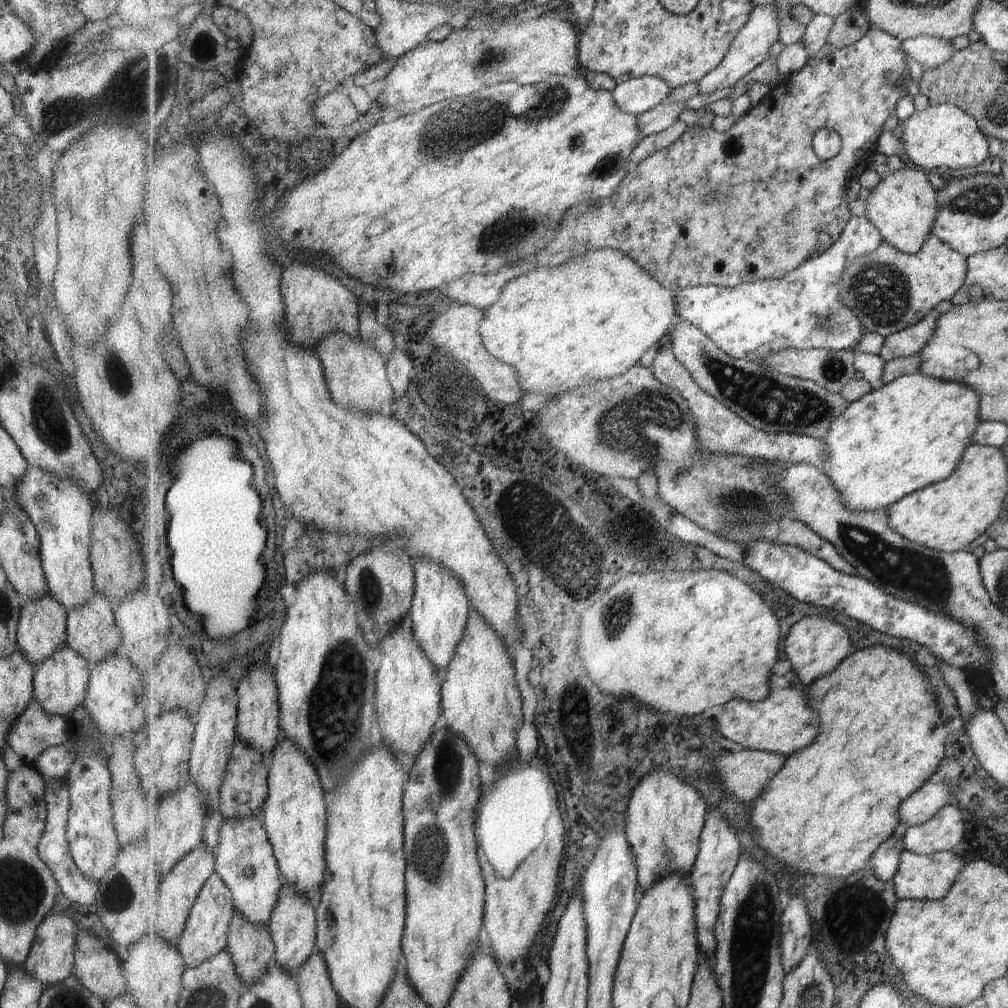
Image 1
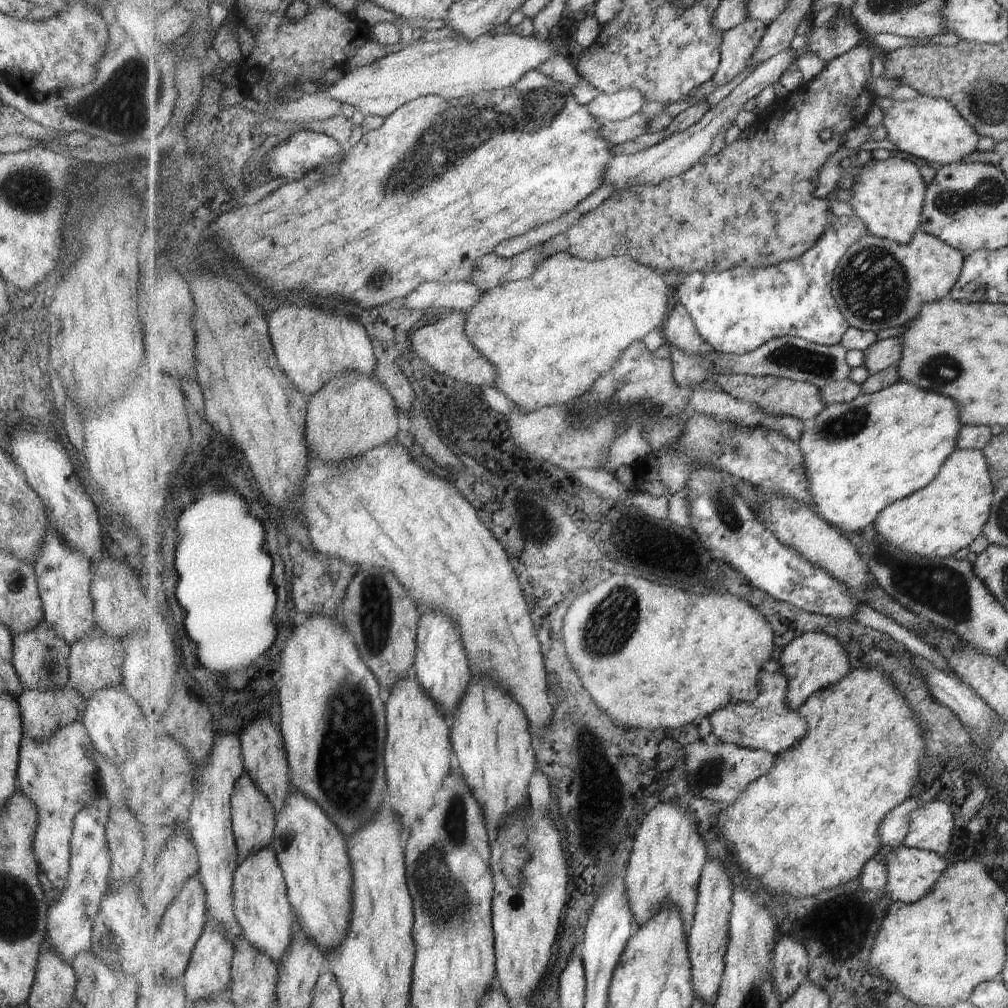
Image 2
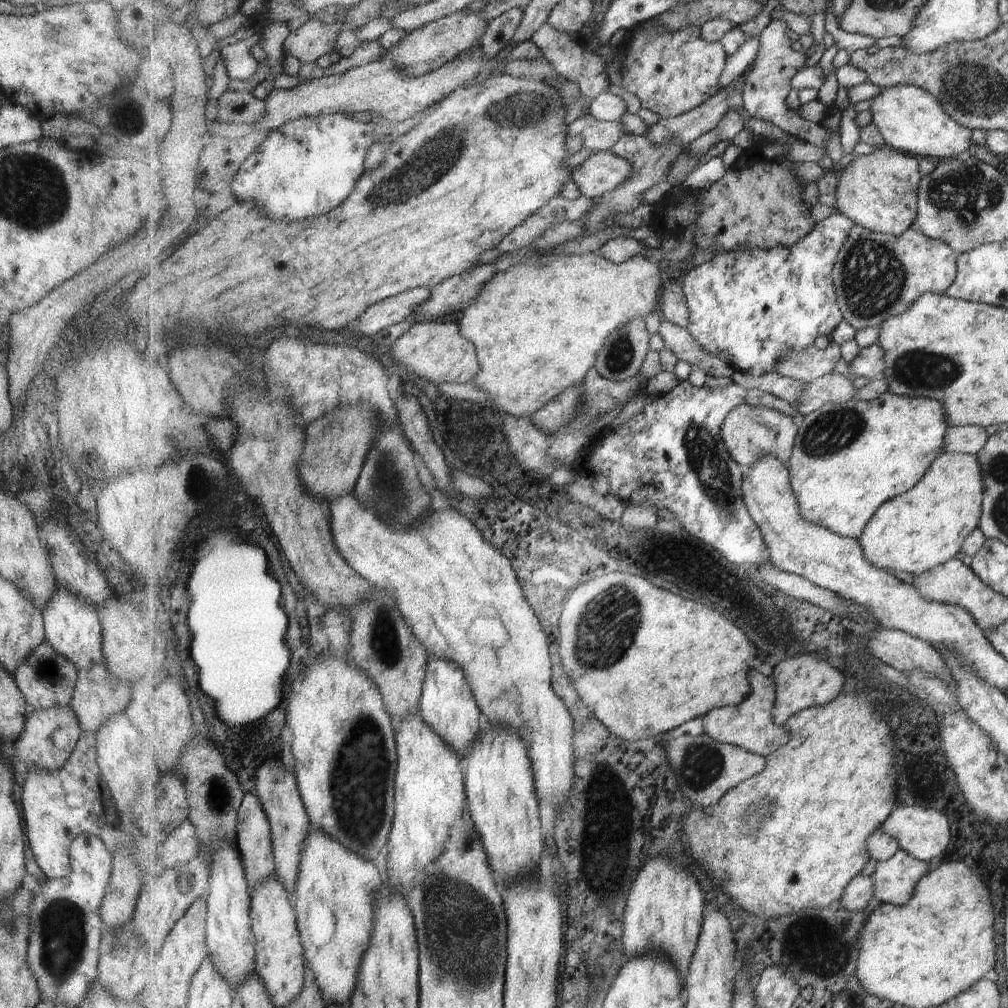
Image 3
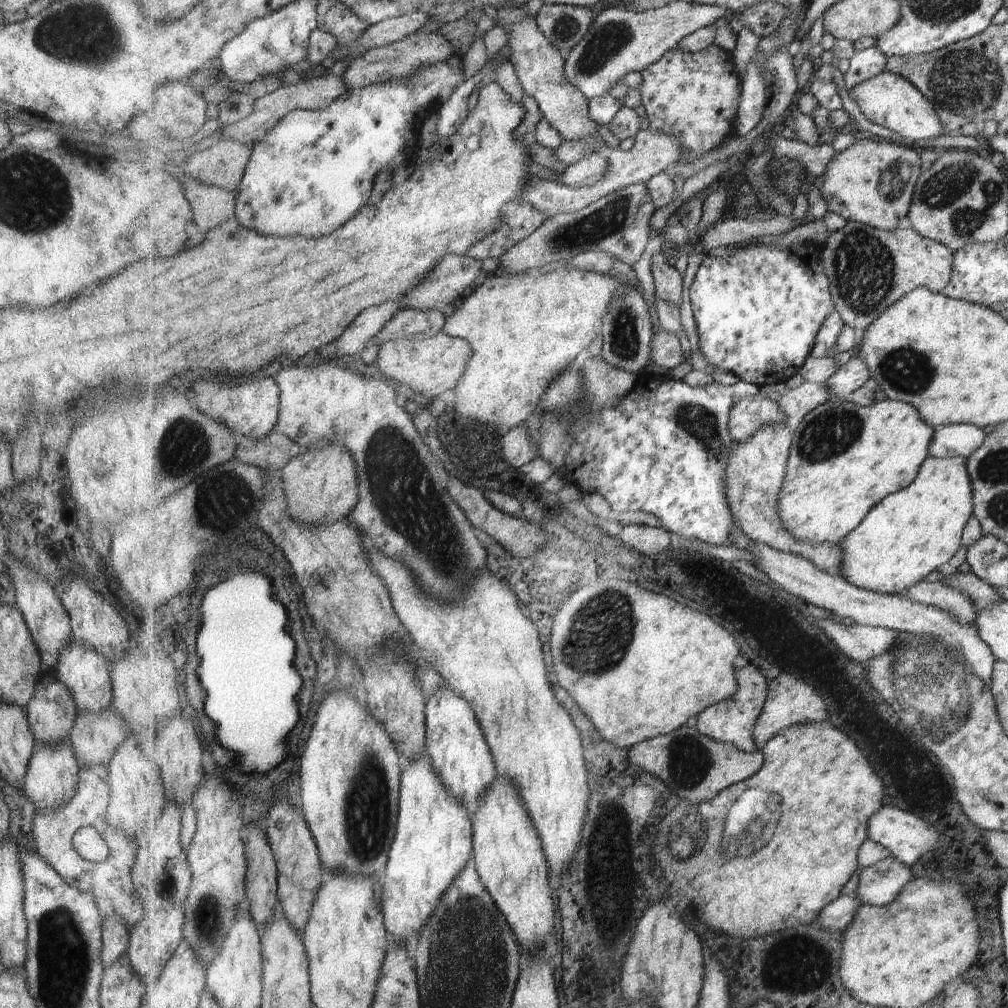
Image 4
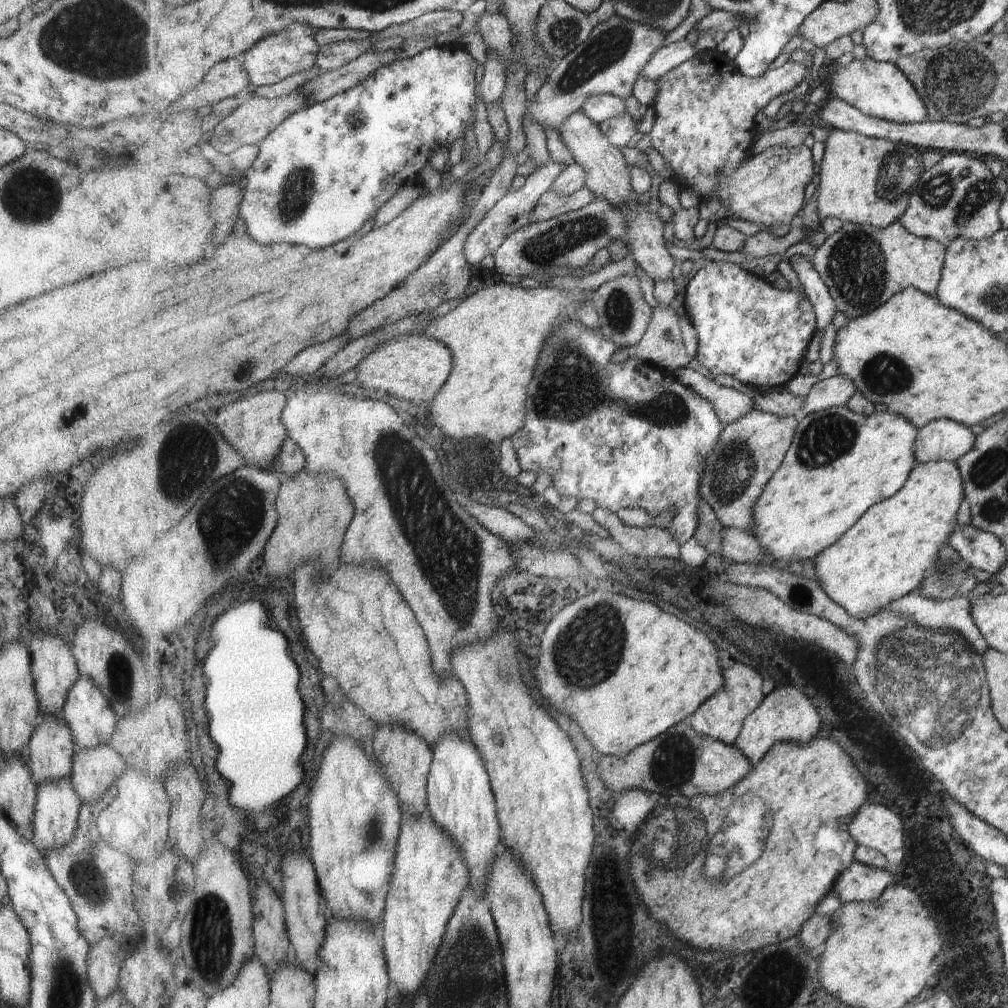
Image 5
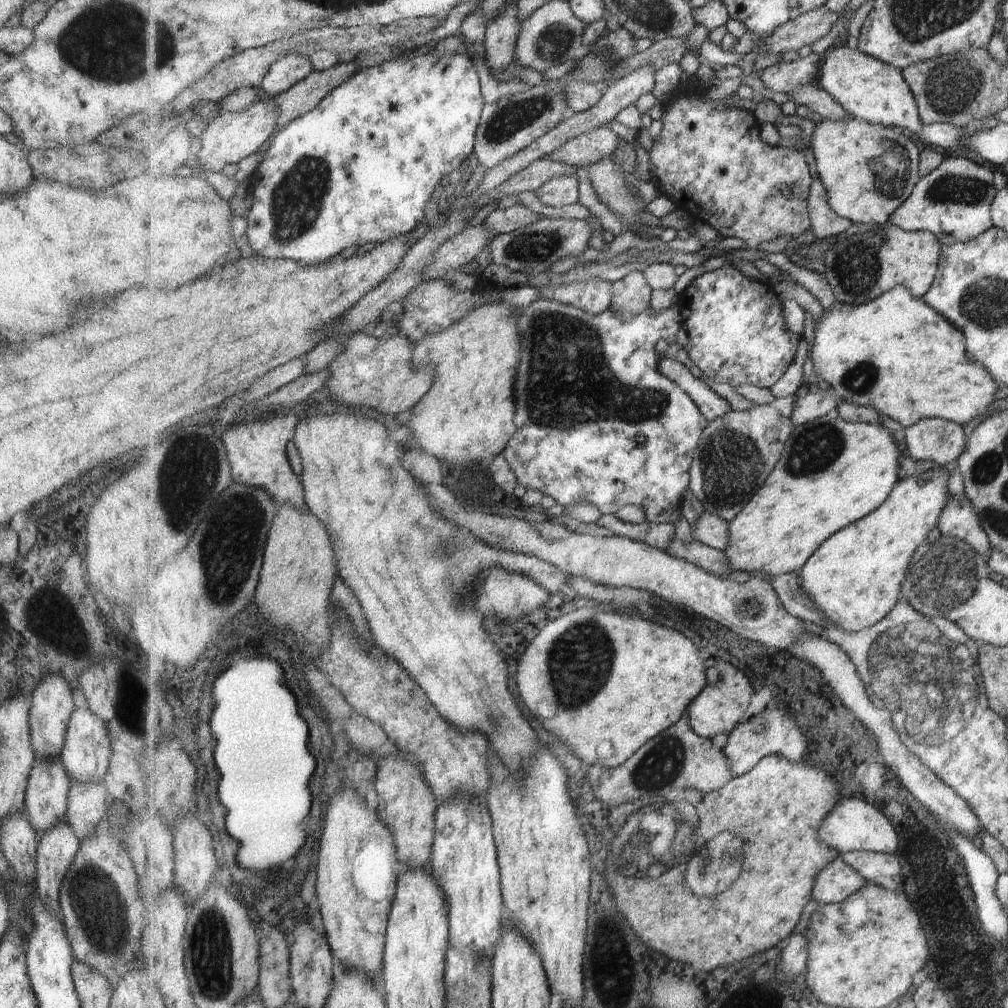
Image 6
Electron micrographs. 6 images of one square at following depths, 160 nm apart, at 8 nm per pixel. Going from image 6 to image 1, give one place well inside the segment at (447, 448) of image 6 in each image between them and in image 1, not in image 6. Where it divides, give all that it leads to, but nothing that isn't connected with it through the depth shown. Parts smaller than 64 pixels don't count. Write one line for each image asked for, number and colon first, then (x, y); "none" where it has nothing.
1: (589, 319)
2: (551, 336)
3: (538, 330)
4: (525, 330)
5: (496, 335)

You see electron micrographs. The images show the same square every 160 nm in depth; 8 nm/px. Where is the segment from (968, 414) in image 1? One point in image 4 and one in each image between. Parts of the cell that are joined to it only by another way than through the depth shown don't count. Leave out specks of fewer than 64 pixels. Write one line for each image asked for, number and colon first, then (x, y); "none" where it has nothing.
2: (862, 456)
3: (850, 458)
4: (845, 459)

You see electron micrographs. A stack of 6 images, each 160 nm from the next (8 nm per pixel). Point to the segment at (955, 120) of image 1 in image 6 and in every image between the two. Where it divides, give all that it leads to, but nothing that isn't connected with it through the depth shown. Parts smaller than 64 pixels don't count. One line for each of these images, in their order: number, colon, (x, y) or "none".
2: (930, 128)
3: (910, 118)
4: (890, 100)
5: (881, 90)
6: (873, 91)

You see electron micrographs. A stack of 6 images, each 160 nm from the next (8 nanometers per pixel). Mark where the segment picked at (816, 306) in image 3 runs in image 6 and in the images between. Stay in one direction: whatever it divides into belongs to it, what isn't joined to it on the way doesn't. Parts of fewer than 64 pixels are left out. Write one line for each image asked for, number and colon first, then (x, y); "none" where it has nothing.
4: (758, 311)
5: (747, 328)
6: (737, 332)

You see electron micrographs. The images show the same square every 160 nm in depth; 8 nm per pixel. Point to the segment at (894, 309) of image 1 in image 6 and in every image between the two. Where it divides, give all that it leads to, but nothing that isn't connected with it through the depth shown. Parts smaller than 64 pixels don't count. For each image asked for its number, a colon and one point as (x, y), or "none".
2: (879, 284)
3: (877, 276)
4: (869, 269)
5: (863, 266)
6: (860, 268)

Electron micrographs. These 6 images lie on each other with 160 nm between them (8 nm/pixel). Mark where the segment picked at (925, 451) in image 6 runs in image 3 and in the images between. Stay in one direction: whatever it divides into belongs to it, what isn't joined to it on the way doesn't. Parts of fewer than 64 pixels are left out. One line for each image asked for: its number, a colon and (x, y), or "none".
3: (969, 439)
4: (953, 440)
5: (943, 440)

